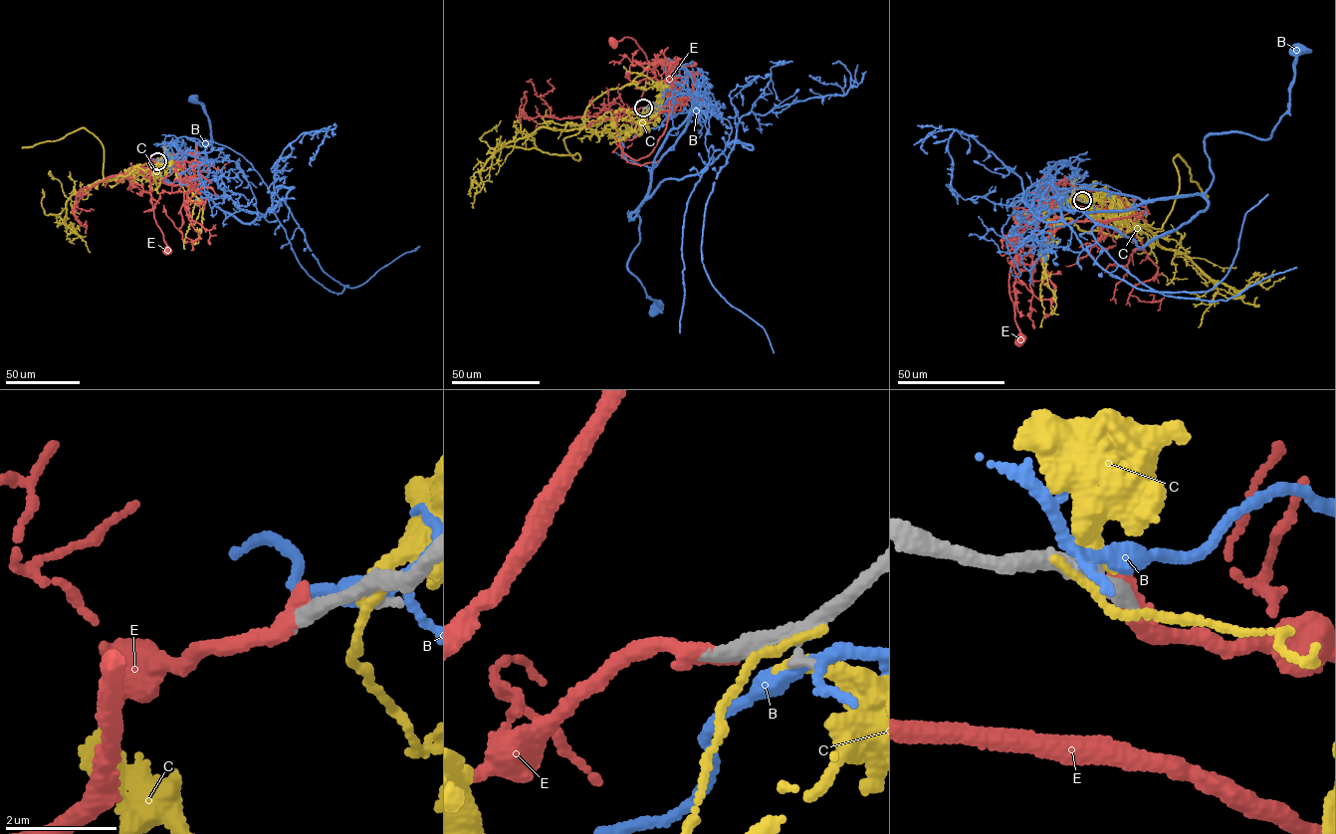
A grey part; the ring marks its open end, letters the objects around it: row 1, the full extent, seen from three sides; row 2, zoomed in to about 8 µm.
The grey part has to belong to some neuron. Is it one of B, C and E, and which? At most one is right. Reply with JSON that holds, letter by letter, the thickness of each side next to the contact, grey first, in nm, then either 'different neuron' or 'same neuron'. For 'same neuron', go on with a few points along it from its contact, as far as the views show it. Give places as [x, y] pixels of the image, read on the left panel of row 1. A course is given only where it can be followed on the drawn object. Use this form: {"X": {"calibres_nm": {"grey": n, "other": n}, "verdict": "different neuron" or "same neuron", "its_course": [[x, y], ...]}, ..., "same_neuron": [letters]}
{"B": {"calibres_nm": {"grey": 200, "other": 220}, "verdict": "different neuron"}, "C": {"calibres_nm": {"grey": 280, "other": 110}, "verdict": "different neuron"}, "E": {"calibres_nm": {"grey": 340, "other": 340}, "verdict": "same neuron", "its_course": [[157, 161], [143, 170], [151, 167], [151, 160], [149, 181], [154, 218], [167, 251]]}, "same_neuron": ["E"]}

